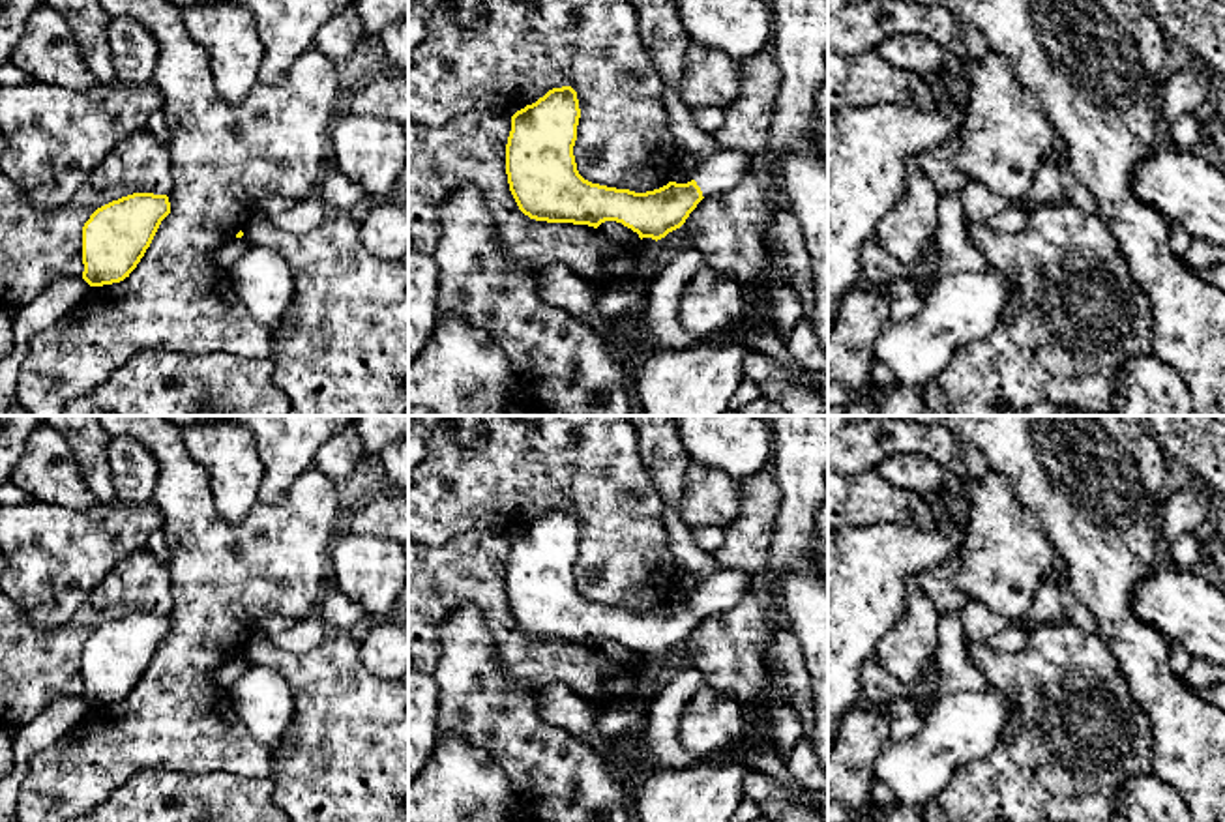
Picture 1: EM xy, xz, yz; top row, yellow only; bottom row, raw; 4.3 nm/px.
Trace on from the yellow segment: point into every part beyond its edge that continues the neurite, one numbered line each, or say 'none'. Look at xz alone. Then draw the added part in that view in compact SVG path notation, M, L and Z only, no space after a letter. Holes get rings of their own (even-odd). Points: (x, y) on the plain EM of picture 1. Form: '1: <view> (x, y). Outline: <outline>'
1: xz (723, 590). Outline: M717 571L695 594L702 616L717 614L734 607L747 588L747 577L742 571Z

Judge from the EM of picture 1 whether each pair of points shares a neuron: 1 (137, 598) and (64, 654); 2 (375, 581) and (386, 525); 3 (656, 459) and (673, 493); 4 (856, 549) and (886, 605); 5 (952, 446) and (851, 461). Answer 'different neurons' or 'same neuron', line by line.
1: same neuron
2: different neurons
3: same neuron
4: same neuron
5: same neuron

